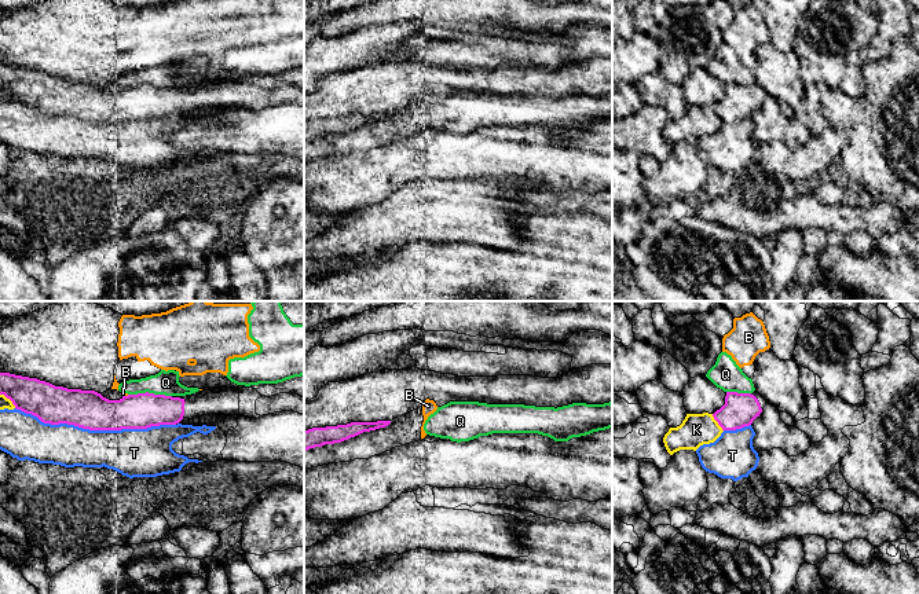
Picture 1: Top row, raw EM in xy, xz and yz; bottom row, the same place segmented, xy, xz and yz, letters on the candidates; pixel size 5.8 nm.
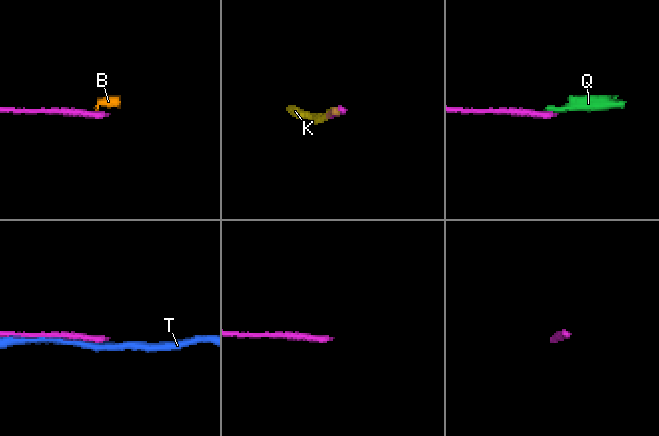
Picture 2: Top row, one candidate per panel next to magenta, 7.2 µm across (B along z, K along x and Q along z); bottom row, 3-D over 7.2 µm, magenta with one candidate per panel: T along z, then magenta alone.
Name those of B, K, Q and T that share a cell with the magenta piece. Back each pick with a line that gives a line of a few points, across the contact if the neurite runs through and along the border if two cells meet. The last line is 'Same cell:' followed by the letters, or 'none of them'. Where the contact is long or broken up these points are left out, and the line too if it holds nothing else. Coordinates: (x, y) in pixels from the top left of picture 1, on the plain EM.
Same cell: none of them

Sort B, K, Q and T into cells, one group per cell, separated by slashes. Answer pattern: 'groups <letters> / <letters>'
groups B Q / K / T

